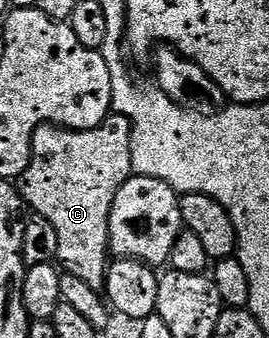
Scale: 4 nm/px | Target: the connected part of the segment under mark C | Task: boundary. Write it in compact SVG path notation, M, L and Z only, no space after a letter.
M112 114L95 128L84 132L64 130L58 126L38 128L31 135L31 161L18 177L17 187L24 205L34 214L47 218L57 230L59 255L58 263L63 272L82 278L93 286L93 290L103 292L107 282L109 263L109 218L117 190L125 186L133 173L131 170L131 119L128 116Z

